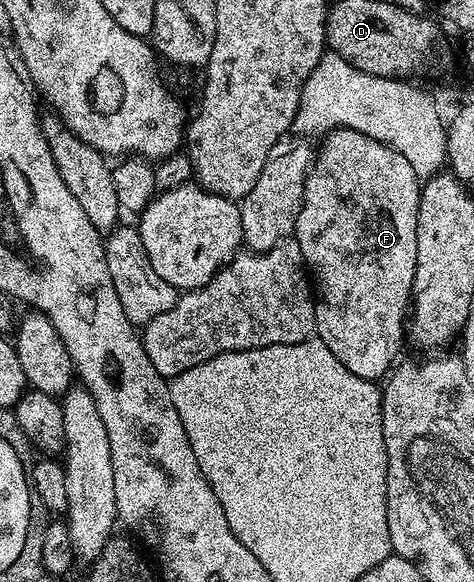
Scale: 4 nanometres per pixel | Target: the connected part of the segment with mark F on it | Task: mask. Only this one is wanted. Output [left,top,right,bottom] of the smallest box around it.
[295,129,422,381]

